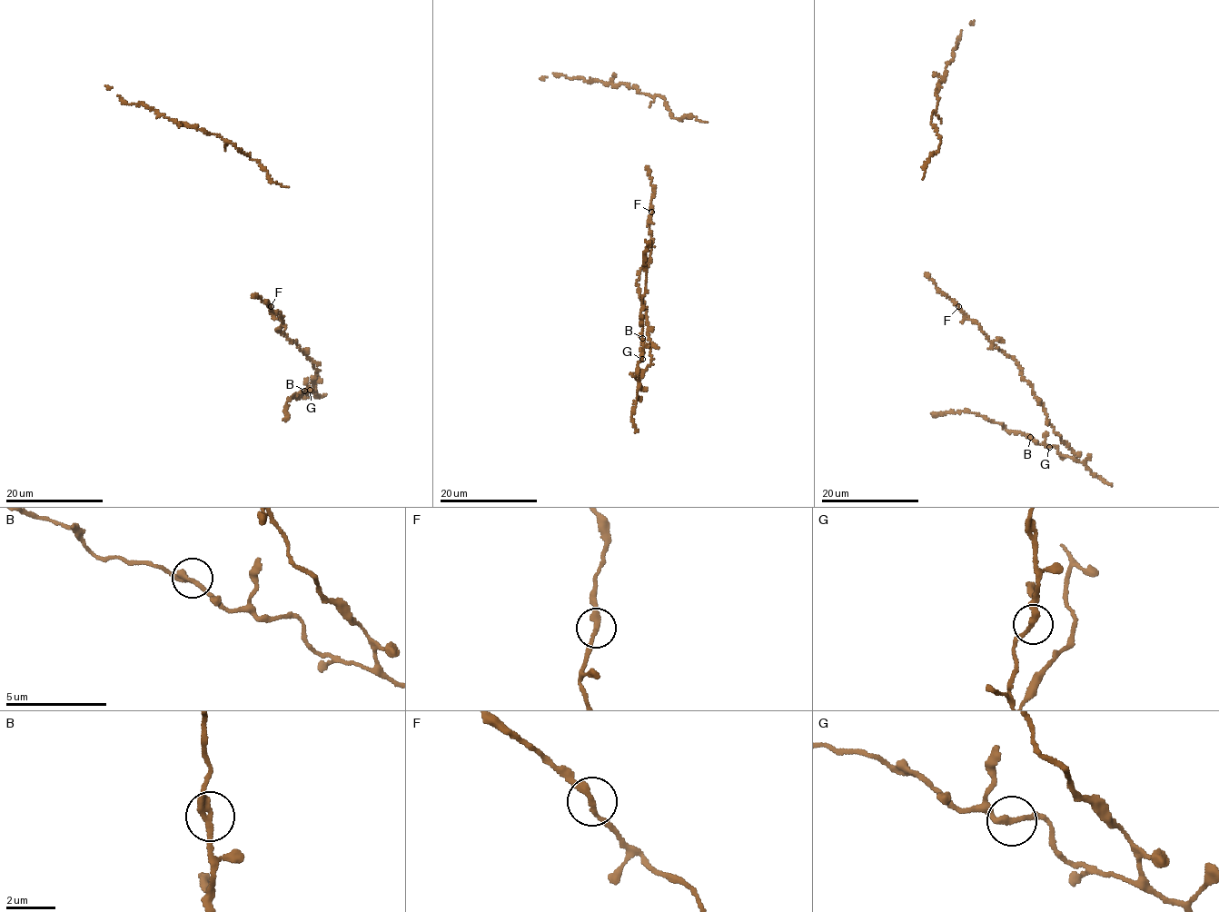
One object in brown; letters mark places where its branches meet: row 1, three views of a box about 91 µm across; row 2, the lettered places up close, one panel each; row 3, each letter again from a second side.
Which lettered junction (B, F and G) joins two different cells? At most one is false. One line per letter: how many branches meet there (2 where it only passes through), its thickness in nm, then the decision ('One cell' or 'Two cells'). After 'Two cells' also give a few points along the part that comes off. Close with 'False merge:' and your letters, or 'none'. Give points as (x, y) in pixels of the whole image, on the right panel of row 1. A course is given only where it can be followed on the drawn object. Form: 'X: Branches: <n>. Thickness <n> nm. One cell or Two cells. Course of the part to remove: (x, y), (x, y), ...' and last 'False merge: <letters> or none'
B: Branches: 2. Thickness 280 nm. One cell
F: Branches: 2. Thickness 260 nm. One cell
G: Branches: 2. Thickness 260 nm. One cell
False merge: none

